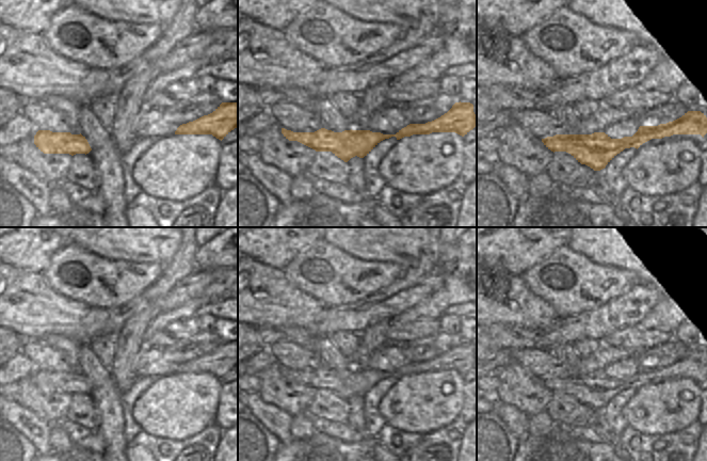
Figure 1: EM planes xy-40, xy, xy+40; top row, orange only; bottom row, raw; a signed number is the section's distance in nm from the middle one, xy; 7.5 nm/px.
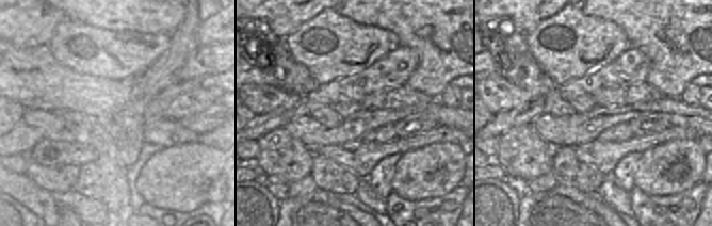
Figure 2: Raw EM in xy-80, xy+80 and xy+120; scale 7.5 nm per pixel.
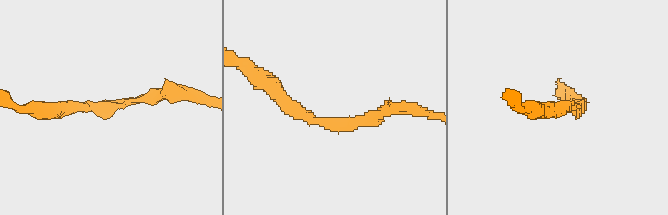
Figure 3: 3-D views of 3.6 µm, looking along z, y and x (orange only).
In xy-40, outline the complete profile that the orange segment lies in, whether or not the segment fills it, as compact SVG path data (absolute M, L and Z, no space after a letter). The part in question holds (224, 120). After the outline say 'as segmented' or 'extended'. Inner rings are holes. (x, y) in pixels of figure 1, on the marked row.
M222 102L212 113L180 125L175 134L212 134L223 140L238 127L238 102Z; as segmented

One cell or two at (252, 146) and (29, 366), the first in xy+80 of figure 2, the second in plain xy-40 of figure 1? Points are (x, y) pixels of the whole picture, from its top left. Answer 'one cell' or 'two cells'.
two cells

